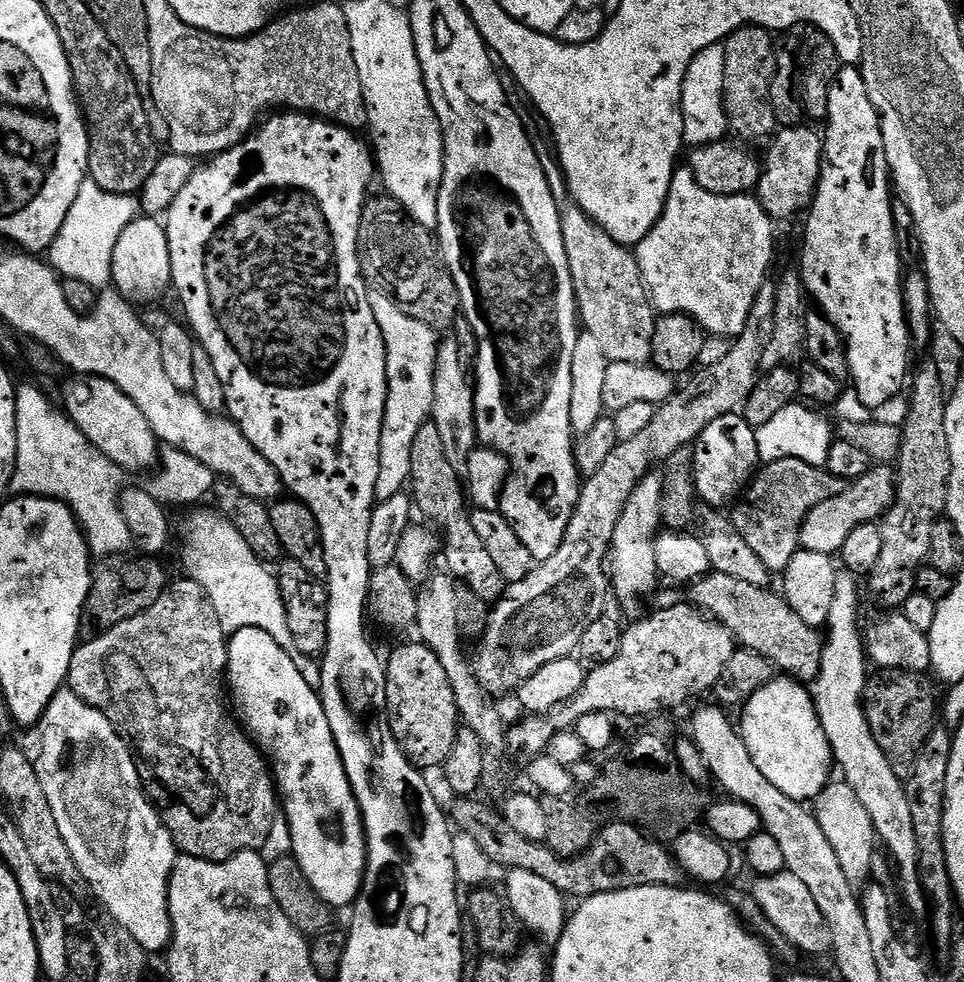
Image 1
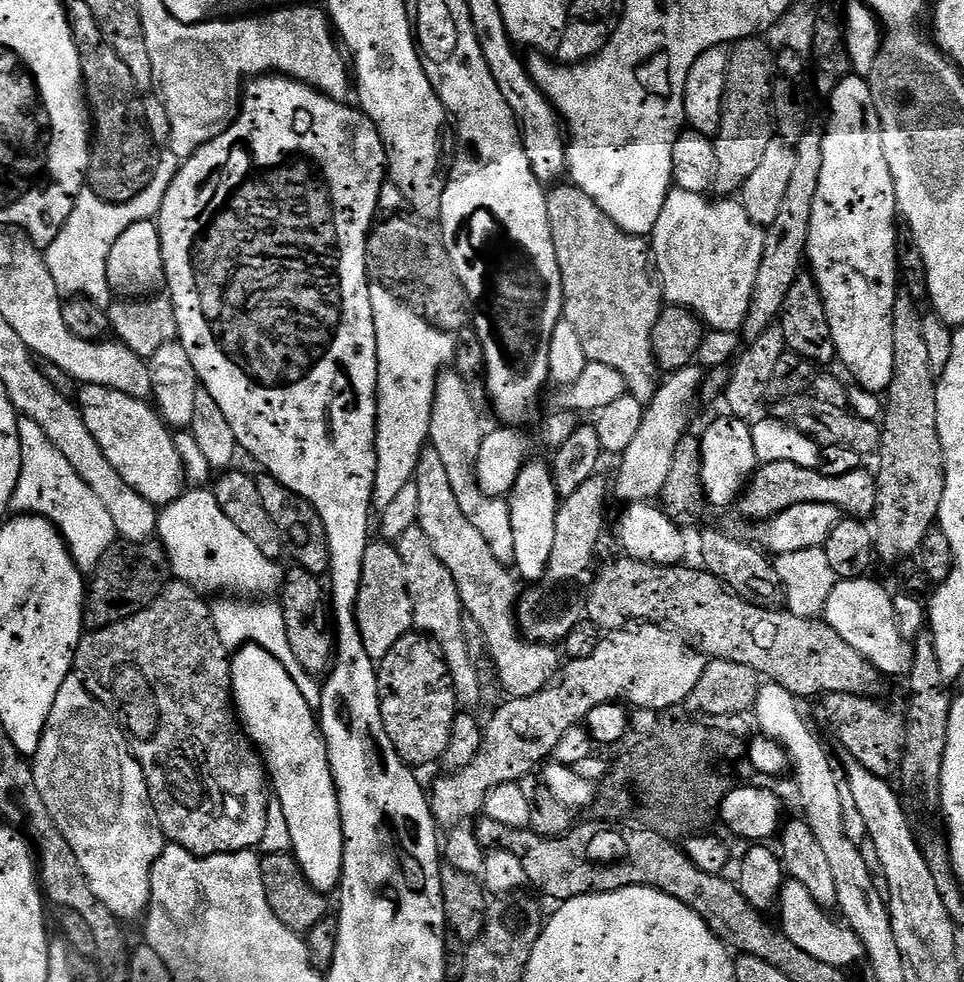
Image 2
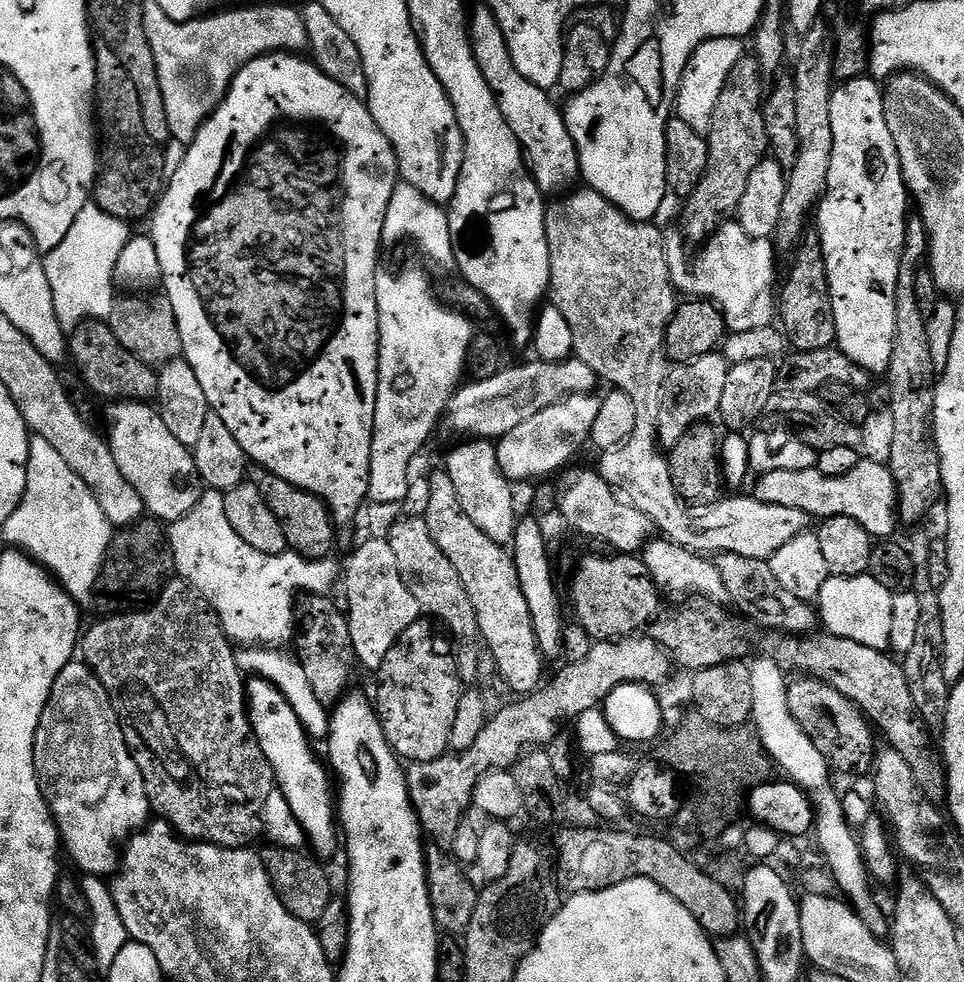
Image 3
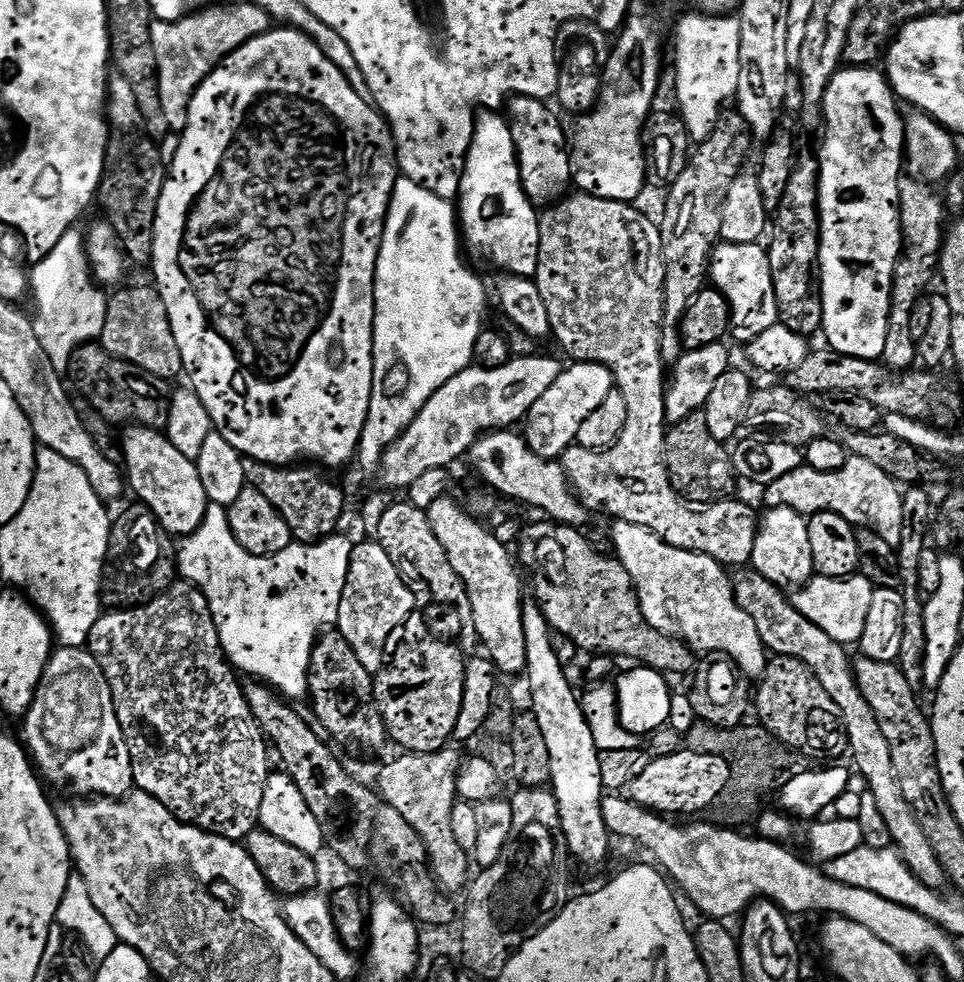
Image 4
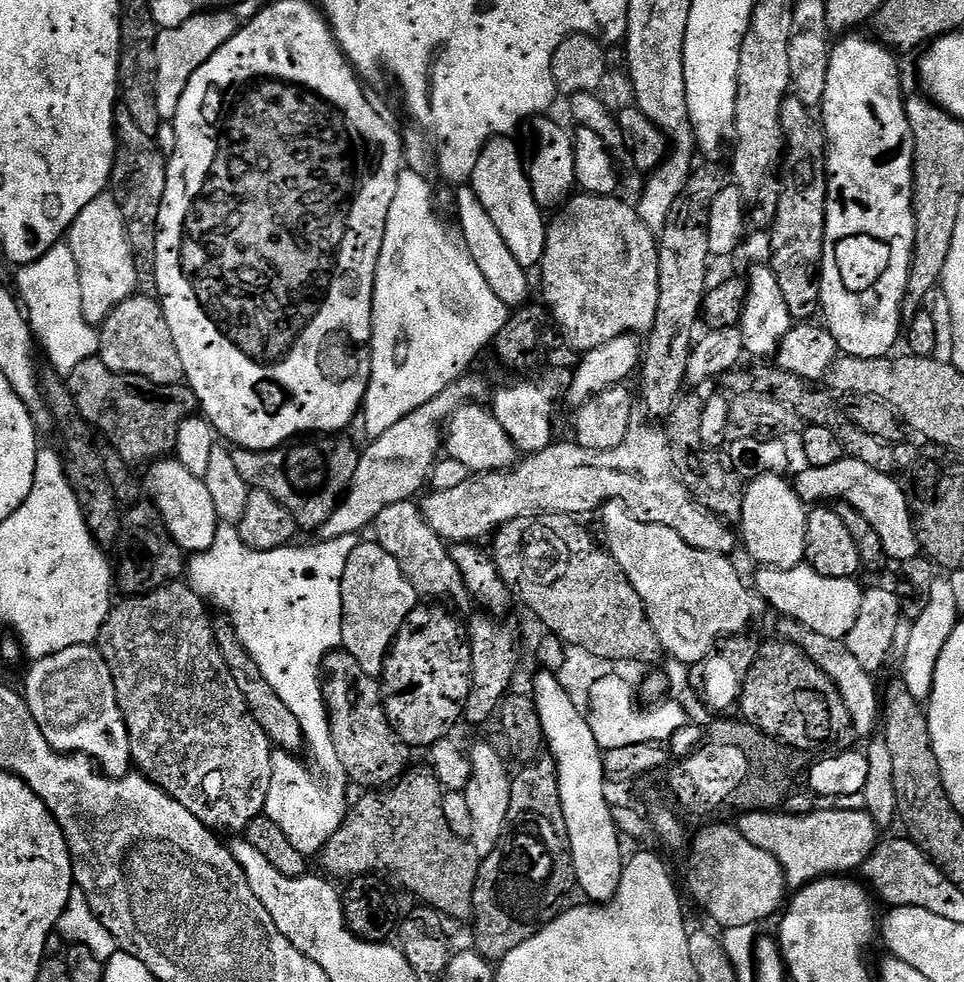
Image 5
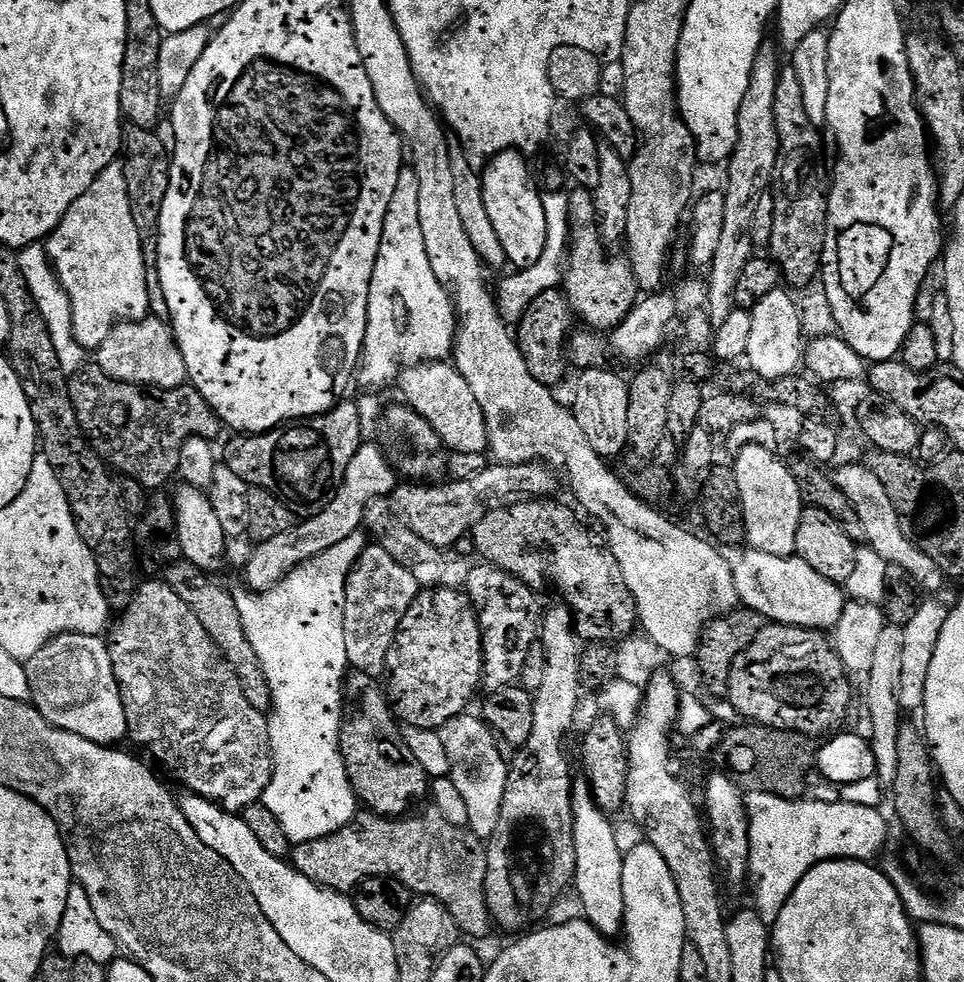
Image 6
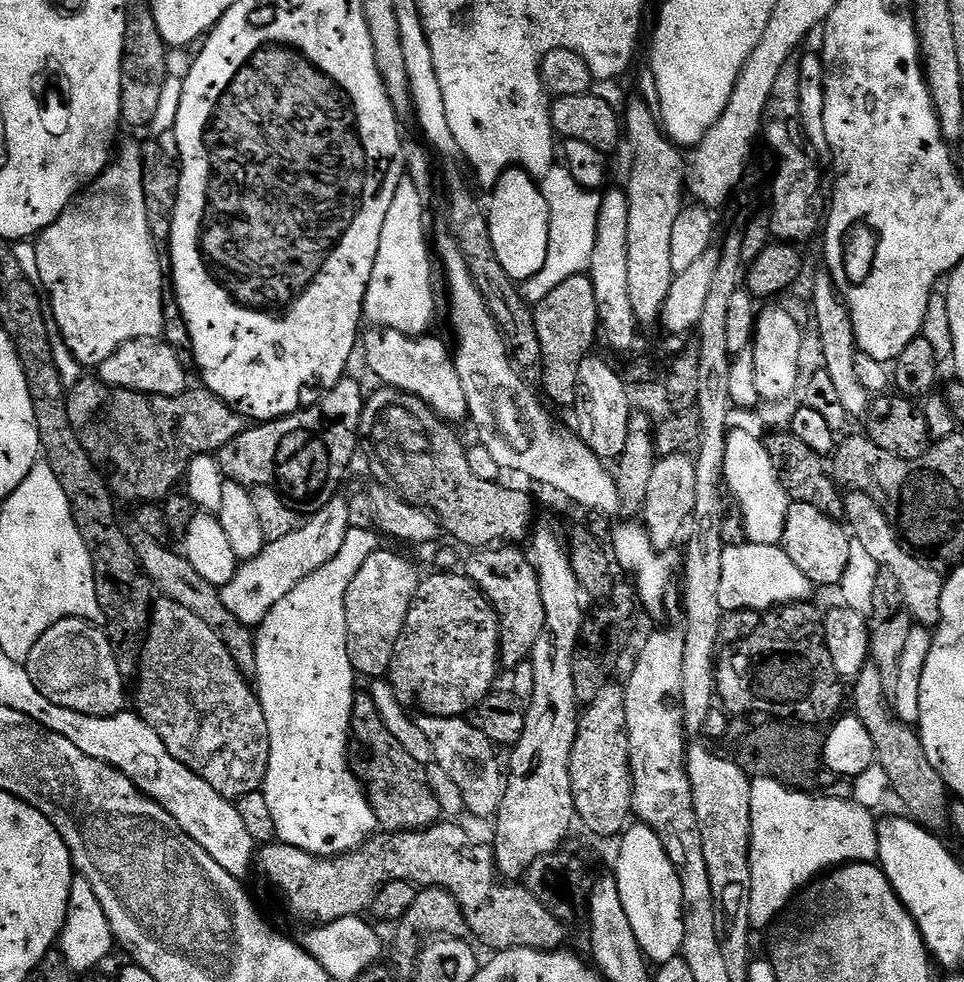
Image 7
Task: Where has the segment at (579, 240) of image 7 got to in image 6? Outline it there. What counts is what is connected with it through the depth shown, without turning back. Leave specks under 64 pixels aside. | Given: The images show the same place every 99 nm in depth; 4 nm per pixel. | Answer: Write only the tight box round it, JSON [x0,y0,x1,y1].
[496,191,570,326]

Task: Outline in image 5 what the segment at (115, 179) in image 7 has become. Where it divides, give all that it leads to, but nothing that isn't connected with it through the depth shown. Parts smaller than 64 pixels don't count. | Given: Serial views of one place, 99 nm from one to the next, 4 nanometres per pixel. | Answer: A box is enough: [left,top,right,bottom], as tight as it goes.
[66,194,138,325]

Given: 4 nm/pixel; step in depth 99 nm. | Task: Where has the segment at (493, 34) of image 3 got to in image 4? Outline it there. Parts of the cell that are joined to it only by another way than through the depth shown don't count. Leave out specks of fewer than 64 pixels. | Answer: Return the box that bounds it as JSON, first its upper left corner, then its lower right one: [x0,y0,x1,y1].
[506,96,574,210]

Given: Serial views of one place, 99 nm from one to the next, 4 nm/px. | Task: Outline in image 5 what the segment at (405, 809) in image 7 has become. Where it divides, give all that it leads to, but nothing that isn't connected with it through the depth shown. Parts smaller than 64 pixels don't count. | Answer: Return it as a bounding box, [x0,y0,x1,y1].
[322,650,410,790]

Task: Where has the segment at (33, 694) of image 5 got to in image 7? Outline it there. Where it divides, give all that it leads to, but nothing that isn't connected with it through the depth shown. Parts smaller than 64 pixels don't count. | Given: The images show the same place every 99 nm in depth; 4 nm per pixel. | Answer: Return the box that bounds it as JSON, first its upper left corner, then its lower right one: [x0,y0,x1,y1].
[26,620,126,716]

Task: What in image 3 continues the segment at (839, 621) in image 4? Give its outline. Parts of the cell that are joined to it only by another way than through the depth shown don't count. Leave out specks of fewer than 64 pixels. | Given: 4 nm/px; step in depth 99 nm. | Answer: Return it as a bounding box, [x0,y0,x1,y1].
[818,574,893,648]

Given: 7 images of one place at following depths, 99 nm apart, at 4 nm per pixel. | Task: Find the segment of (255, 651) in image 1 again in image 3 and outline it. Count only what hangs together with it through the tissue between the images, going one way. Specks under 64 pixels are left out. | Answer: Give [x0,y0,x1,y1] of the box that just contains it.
[246,679,338,862]

